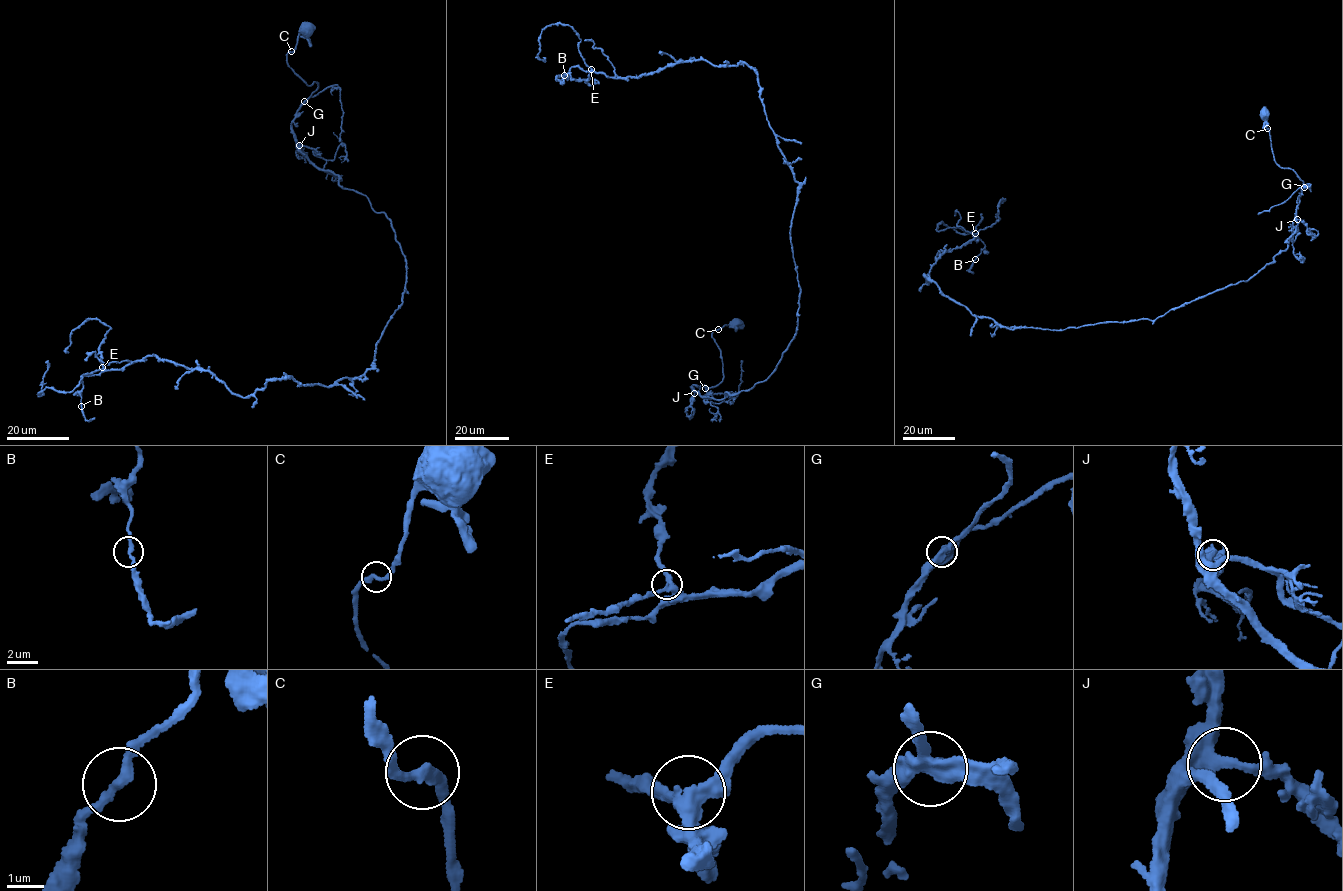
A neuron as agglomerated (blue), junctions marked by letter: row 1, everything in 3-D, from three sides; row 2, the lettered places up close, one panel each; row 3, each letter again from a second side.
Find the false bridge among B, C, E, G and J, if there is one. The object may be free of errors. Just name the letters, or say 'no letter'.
no letter

